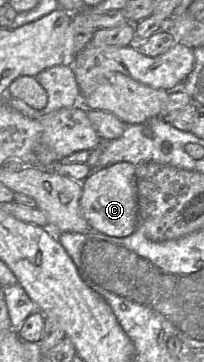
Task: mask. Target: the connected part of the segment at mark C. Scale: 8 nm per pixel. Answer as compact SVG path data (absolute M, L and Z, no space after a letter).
M129 162L115 163L94 169L82 183L80 210L92 230L112 237L127 237L139 225L136 166Z

